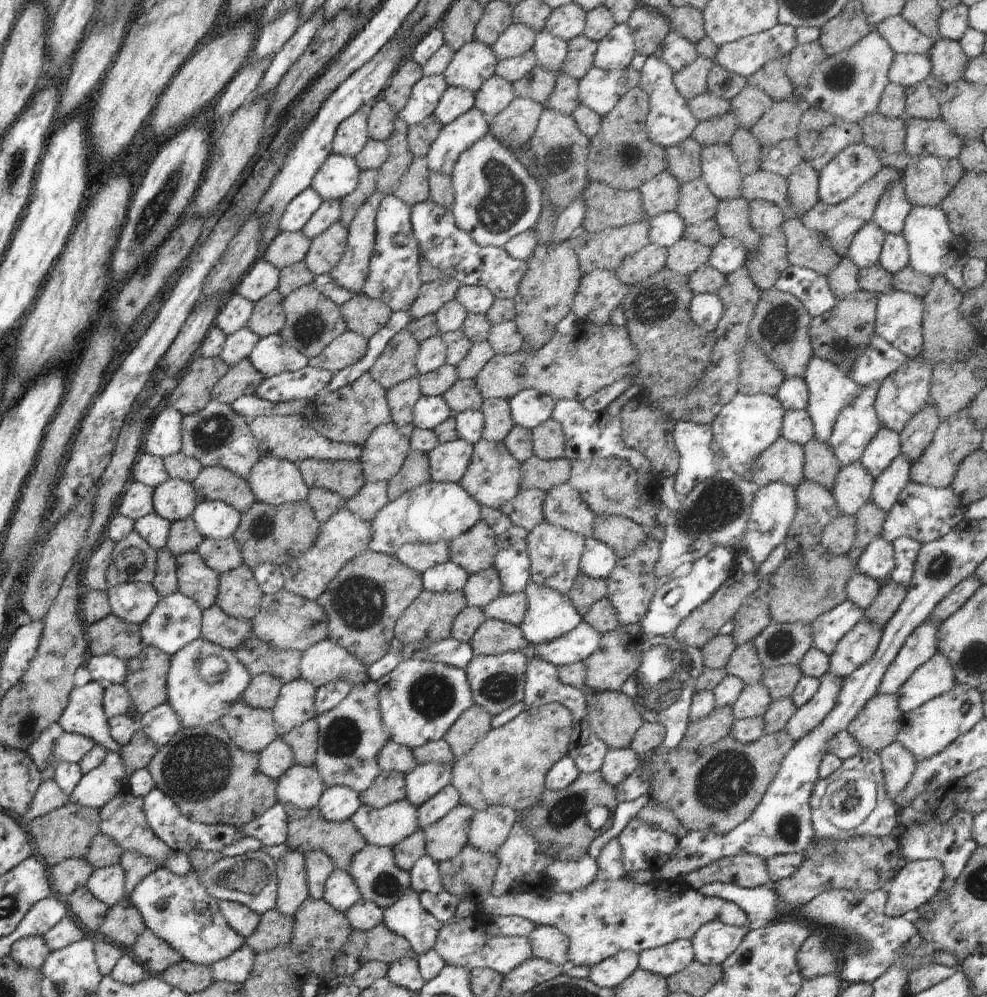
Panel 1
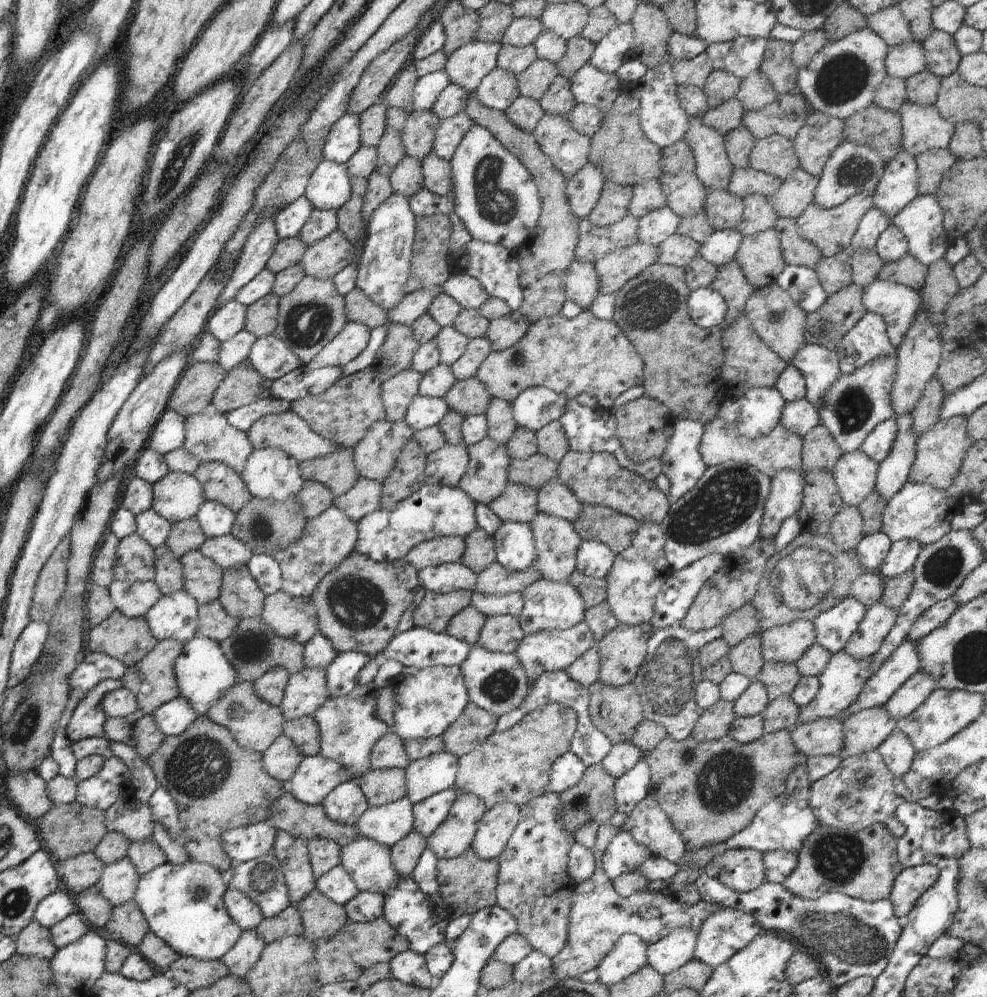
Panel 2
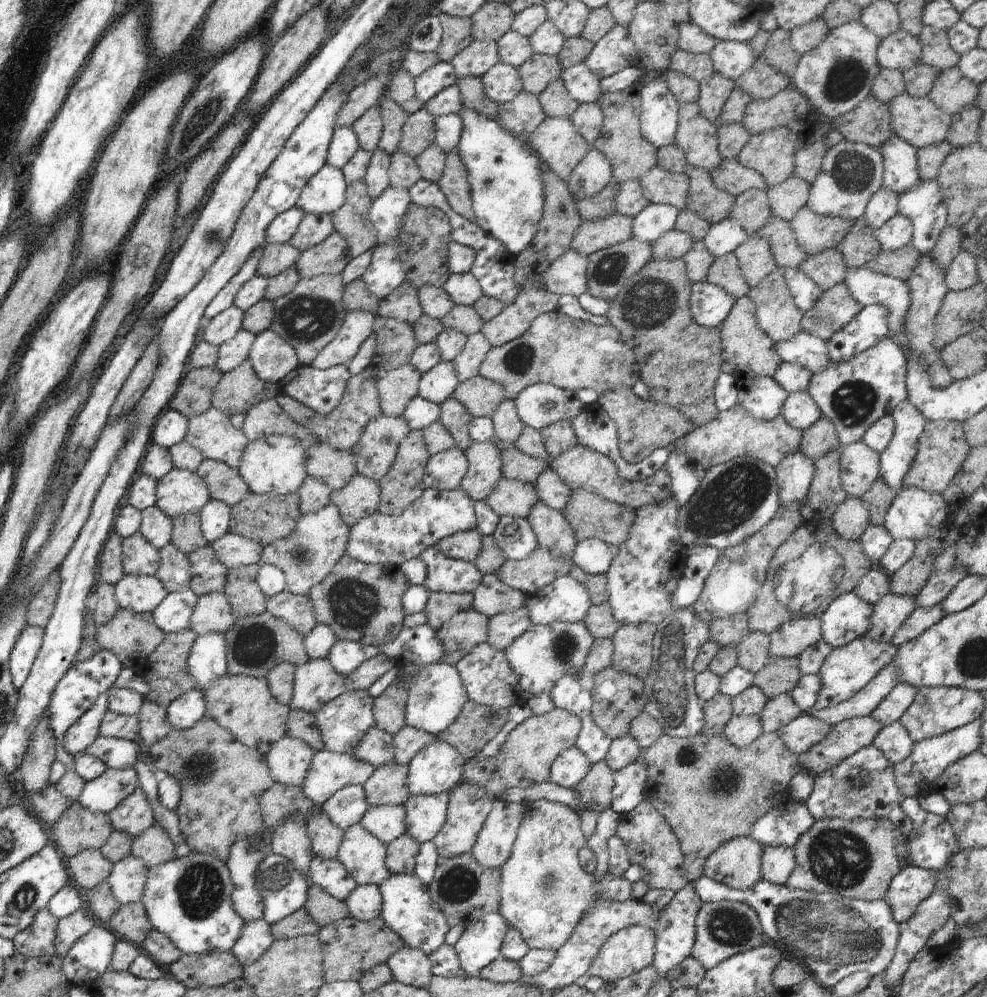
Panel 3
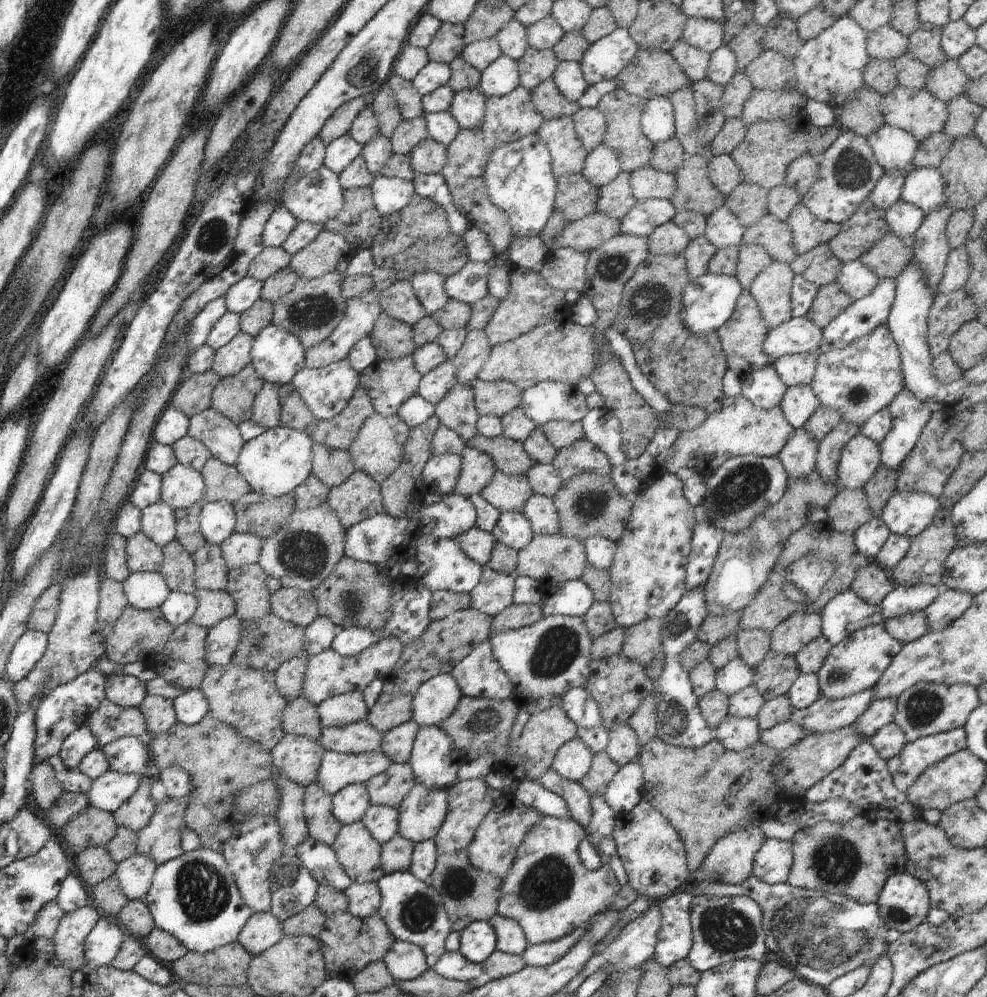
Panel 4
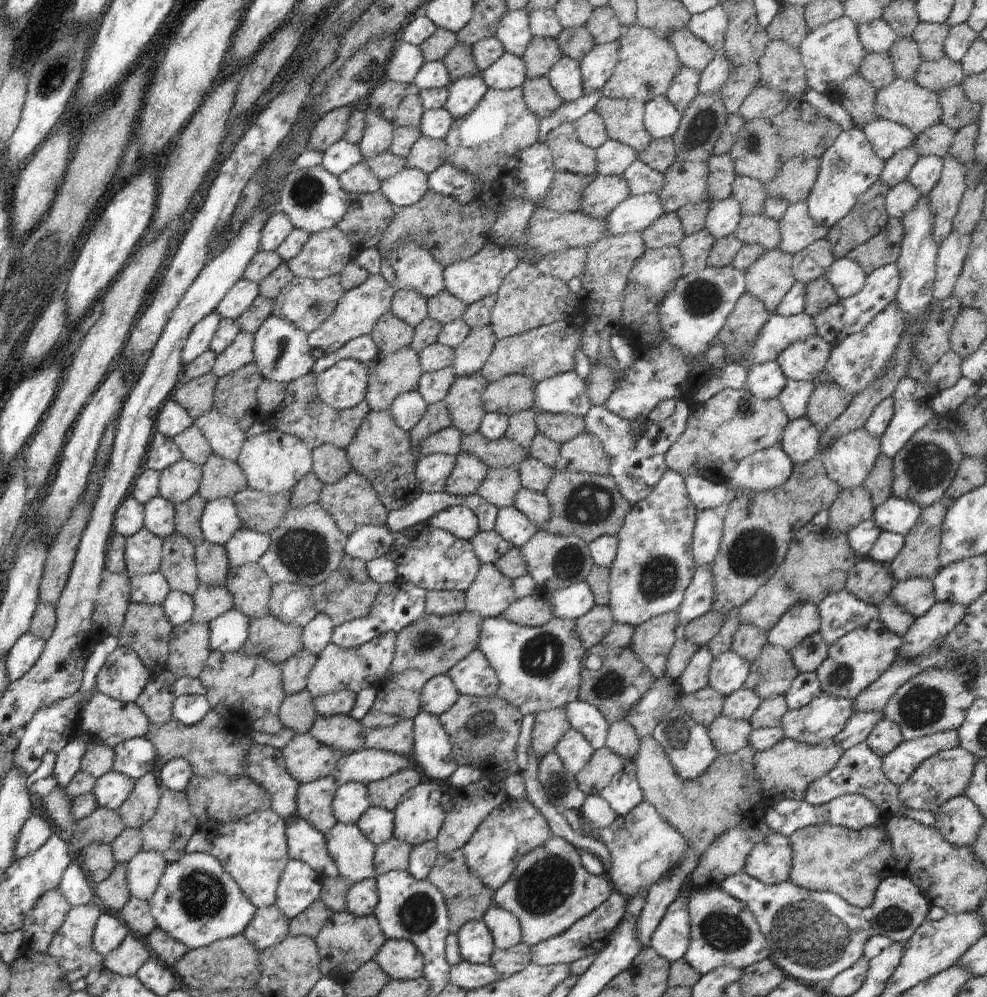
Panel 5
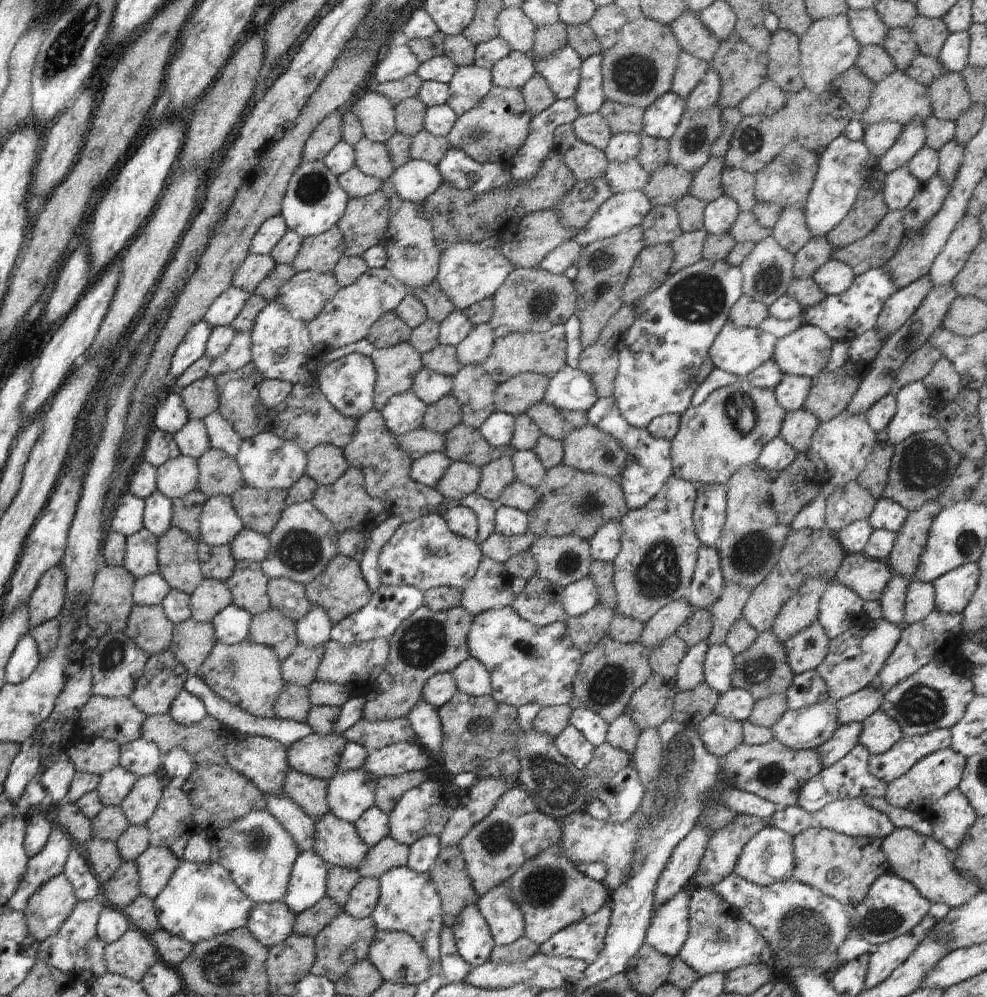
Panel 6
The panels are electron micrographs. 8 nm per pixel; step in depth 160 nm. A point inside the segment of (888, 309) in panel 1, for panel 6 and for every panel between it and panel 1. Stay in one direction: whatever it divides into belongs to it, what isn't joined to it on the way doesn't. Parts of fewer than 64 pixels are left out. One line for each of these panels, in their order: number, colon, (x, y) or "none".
2: (897, 304)
3: (869, 288)
4: (856, 280)
5: (846, 276)
6: (834, 277)

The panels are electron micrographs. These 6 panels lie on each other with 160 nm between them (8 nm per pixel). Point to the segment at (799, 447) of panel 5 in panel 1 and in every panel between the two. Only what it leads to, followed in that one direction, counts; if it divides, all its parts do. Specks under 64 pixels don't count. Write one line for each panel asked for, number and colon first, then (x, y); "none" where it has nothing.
1: (774, 505)
2: (786, 492)
3: (795, 471)
4: (798, 456)

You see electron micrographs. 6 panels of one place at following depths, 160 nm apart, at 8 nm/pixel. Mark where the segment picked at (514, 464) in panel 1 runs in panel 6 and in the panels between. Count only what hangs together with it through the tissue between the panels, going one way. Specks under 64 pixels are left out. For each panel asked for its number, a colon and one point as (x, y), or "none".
2: (486, 476)
3: (485, 467)
4: (477, 468)
5: (469, 471)
6: (461, 478)

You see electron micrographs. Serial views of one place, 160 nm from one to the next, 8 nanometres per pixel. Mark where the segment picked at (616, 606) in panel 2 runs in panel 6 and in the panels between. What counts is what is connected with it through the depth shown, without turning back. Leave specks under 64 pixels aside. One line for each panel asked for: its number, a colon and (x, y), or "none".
3: (641, 580)
4: (647, 576)
5: (654, 563)
6: (658, 555)

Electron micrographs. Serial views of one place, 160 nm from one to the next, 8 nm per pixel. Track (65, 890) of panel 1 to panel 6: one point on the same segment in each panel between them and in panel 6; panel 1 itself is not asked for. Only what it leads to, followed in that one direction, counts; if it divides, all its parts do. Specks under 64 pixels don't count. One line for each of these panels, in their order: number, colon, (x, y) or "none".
2: (77, 874)
3: (88, 868)
4: (95, 864)
5: (99, 861)
6: (103, 856)

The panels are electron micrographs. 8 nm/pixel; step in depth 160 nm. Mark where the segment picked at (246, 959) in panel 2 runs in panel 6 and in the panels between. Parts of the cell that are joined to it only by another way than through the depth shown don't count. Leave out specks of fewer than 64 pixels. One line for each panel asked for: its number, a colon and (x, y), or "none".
3: (256, 938)
4: (263, 930)
5: (269, 925)
6: (272, 923)

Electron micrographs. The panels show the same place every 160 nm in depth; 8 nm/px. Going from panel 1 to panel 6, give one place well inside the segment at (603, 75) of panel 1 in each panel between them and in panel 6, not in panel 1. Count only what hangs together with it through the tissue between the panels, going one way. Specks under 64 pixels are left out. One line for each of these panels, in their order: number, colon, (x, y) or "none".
2: (590, 86)
3: (584, 86)
4: (568, 76)
5: (565, 76)
6: (561, 69)

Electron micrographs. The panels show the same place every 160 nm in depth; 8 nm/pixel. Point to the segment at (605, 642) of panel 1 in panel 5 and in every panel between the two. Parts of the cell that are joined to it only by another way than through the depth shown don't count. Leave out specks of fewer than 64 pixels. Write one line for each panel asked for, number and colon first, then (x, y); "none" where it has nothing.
2: (622, 651)
3: (633, 652)
4: (643, 644)
5: (652, 640)

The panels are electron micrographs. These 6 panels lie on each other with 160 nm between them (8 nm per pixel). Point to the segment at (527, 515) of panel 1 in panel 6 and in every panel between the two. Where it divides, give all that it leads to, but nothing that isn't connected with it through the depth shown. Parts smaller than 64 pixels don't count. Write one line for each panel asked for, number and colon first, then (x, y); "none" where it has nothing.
2: (518, 503)
3: (510, 497)
4: (505, 492)
5: (499, 487)
6: (496, 475)

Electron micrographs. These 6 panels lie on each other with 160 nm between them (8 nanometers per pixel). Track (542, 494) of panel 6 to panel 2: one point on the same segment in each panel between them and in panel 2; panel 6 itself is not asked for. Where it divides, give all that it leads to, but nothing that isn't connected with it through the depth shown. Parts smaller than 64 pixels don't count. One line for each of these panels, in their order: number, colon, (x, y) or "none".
2: (598, 523)
3: (591, 516)
4: (588, 505)
5: (588, 506)

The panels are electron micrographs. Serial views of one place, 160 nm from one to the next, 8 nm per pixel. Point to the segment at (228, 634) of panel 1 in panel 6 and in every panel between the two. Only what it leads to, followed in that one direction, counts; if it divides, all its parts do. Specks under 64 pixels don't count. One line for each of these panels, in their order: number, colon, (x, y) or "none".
2: (213, 621)
3: (213, 613)
4: (212, 606)
5: (209, 601)
6: (212, 596)

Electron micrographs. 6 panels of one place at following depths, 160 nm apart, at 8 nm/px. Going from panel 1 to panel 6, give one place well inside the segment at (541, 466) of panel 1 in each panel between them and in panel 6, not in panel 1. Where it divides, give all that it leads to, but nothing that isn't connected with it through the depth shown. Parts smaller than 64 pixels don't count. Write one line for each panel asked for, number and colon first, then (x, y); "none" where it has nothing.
2: (536, 470)
3: (518, 466)
4: (509, 456)
5: (504, 452)
6: (462, 443)

